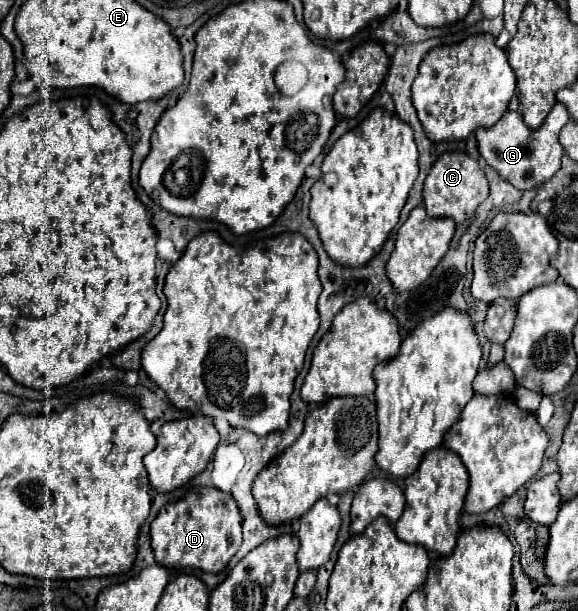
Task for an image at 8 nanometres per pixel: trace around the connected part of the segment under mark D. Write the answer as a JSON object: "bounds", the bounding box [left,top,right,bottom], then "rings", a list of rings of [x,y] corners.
{"bounds":[150,486,242,572],"rings":[[[200,486],[198,492],[190,492],[178,502],[166,504],[156,520],[150,524],[150,538],[152,538],[152,550],[156,556],[156,562],[166,568],[200,568],[204,572],[220,572],[226,568],[228,560],[238,552],[242,544],[242,516],[236,506],[236,500],[230,494],[220,492],[218,488]]]}

